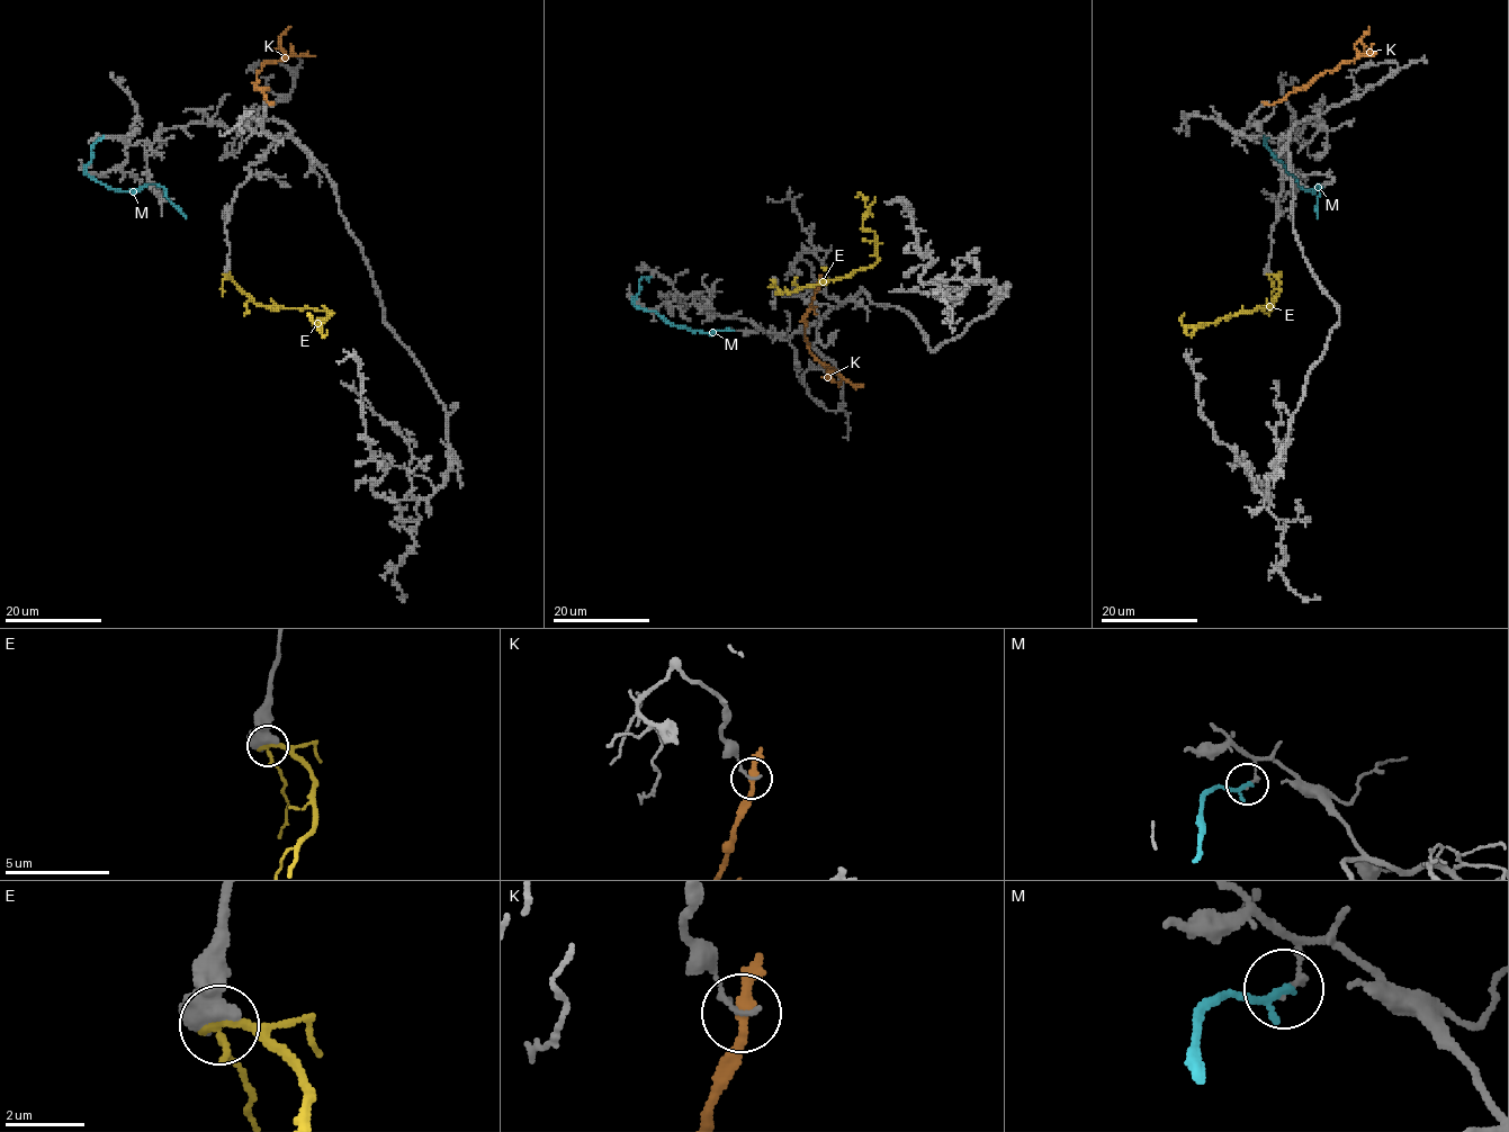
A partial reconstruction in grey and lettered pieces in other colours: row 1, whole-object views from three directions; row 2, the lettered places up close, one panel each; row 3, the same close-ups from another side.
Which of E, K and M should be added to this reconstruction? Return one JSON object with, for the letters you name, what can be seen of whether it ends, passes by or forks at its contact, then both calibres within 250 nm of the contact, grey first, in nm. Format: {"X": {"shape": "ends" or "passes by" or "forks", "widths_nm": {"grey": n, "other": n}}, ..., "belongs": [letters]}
{"belongs": []}

